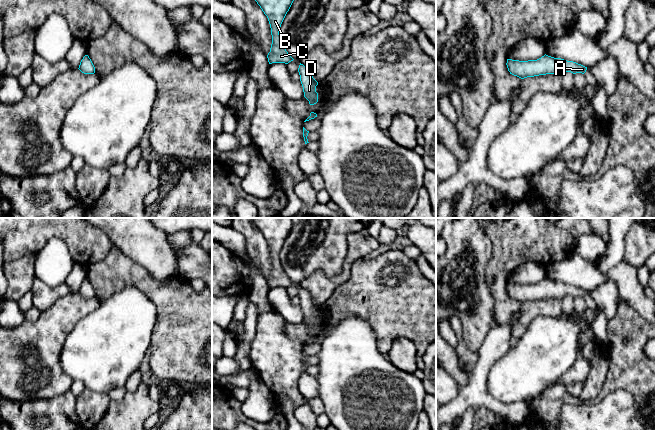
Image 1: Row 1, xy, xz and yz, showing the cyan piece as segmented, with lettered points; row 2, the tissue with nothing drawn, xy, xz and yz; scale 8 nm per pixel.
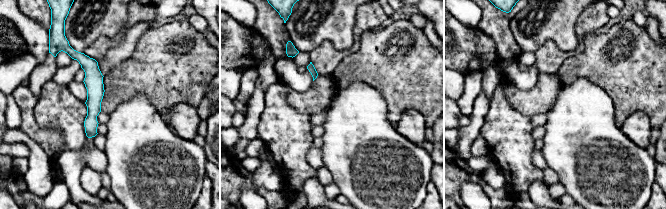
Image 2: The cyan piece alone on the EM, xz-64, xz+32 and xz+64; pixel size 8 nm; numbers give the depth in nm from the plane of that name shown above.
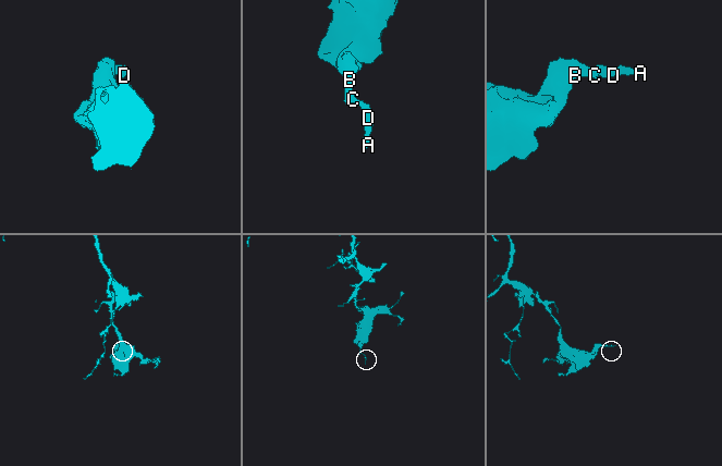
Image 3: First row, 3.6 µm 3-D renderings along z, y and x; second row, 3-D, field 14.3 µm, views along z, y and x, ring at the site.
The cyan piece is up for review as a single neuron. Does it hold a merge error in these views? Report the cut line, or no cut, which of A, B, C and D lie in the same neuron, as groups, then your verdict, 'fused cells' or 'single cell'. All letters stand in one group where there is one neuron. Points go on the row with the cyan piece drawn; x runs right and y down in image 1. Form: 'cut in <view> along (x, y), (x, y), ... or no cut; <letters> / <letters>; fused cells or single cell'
no cut; A B C D; single cell

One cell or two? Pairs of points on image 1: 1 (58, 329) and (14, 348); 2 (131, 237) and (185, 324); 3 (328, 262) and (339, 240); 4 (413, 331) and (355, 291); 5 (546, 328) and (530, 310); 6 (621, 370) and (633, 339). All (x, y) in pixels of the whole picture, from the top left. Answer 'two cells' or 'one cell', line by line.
1: one cell
2: two cells
3: one cell
4: one cell
5: two cells
6: one cell

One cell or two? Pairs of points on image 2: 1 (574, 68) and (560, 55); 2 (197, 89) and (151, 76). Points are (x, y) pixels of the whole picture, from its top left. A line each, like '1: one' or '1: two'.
1: two
2: one

